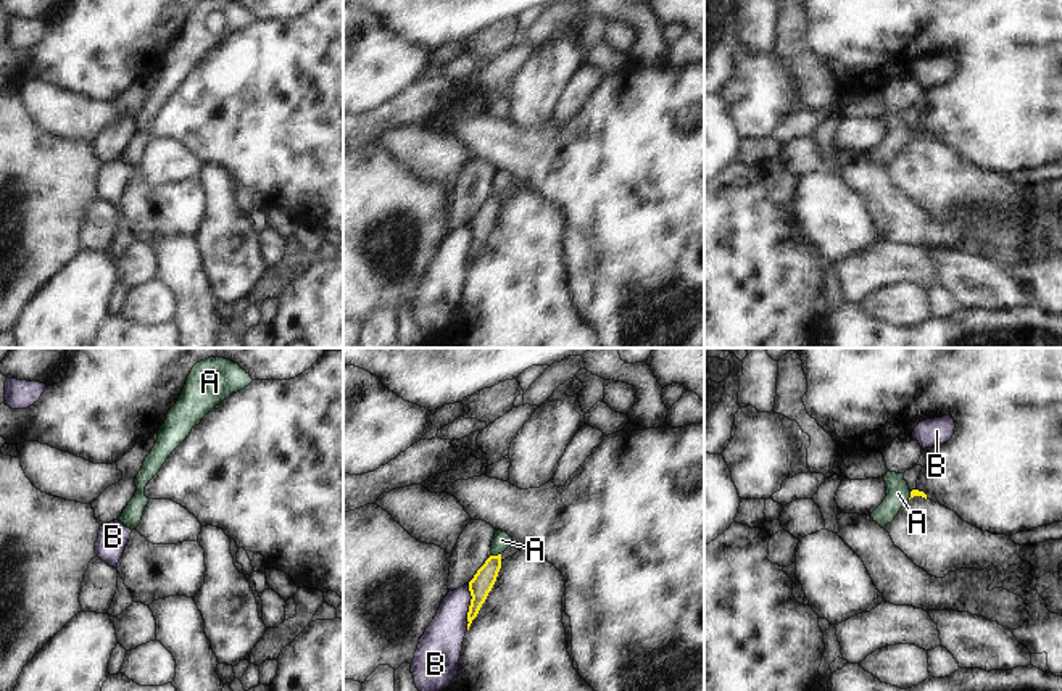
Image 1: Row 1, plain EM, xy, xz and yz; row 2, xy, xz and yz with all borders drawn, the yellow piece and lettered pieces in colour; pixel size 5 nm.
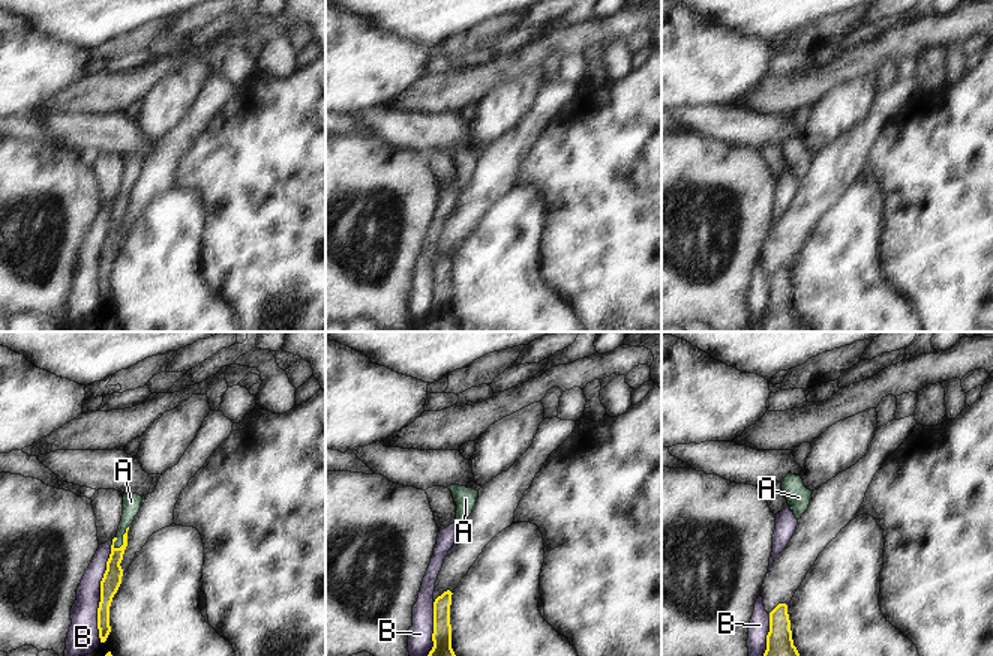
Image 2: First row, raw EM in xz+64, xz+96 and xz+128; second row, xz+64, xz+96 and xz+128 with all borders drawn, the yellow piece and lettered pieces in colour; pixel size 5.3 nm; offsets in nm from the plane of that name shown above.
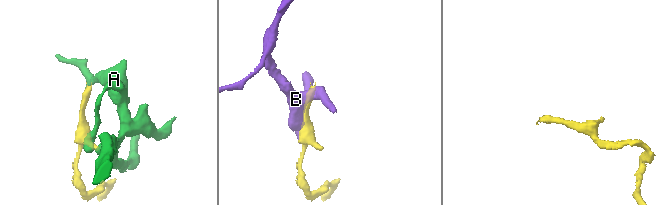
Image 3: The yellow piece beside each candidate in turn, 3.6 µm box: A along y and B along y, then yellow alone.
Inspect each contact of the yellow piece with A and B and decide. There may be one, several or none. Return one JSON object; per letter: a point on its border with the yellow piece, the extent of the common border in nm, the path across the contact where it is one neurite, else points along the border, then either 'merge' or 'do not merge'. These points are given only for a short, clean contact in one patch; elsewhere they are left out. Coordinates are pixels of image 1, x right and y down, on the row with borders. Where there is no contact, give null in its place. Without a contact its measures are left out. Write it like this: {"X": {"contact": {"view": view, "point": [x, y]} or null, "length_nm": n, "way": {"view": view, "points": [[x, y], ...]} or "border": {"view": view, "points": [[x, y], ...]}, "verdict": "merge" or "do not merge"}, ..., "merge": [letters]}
{"A": {"contact": {"view": "xz", "point": [495, 556]}, "length_nm": 50, "way": {"view": "xz", "points": [[481, 585], [495, 556], [501, 540]]}, "verdict": "merge"}, "B": {"contact": {"view": "xz", "point": [469, 608]}, "length_nm": 220, "verdict": "do not merge"}, "merge": ["A"]}

